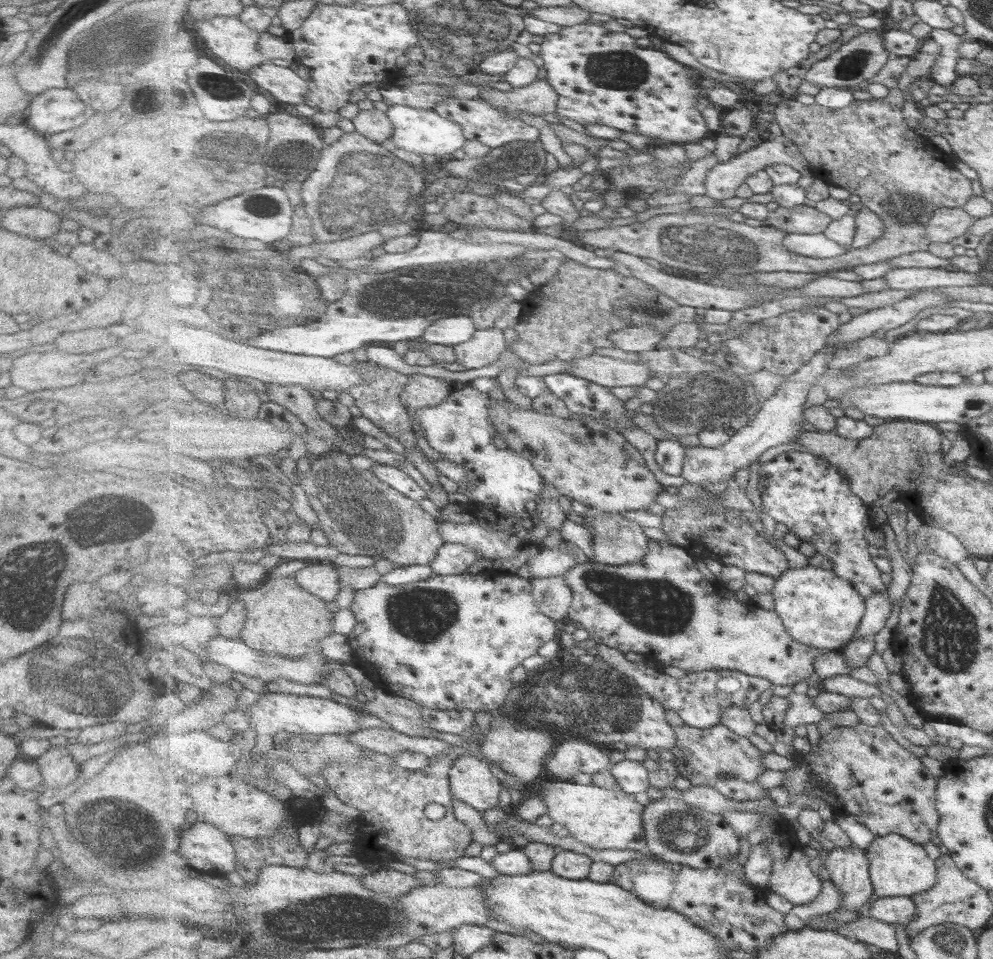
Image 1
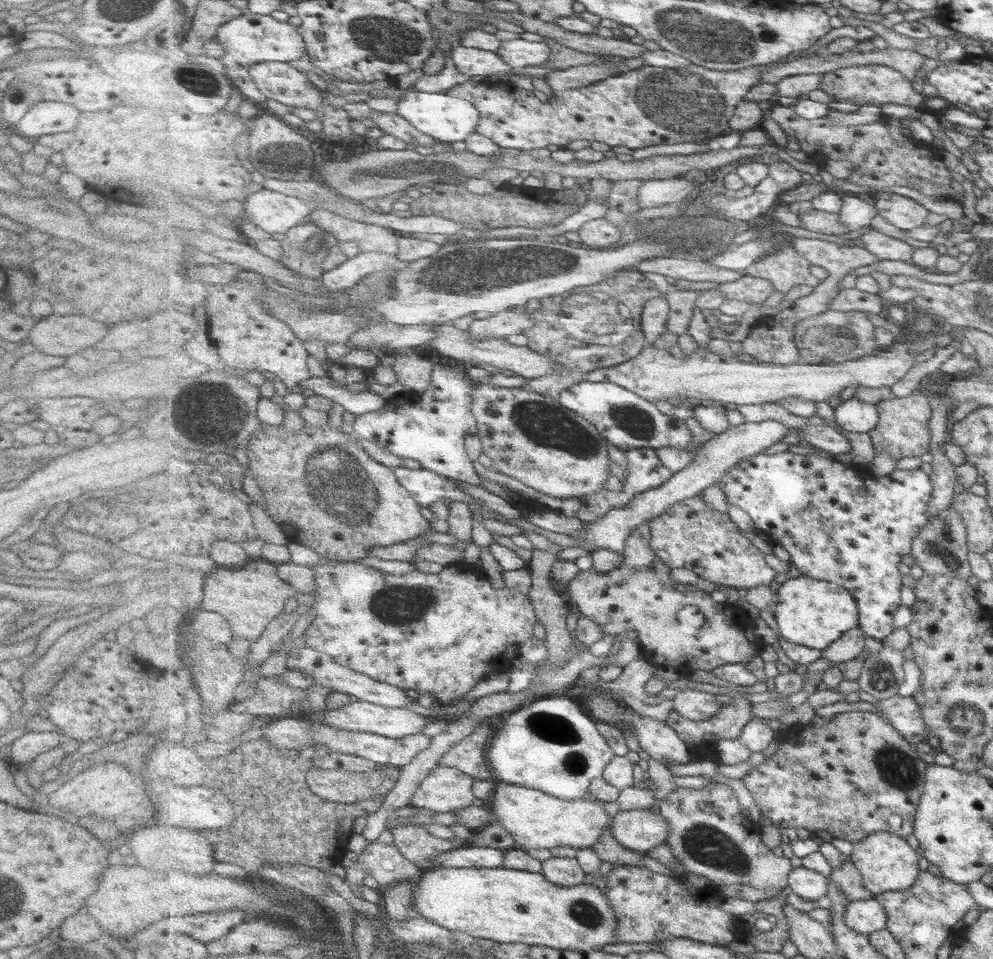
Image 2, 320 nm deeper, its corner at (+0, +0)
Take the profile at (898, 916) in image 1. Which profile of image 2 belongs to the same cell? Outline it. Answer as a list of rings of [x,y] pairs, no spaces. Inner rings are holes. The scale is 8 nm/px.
[[[877,899],[852,901],[846,910],[846,925],[858,934],[870,936],[888,927],[886,907]]]

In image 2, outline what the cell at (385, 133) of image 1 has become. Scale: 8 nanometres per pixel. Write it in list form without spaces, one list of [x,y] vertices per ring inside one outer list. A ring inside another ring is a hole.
[[[374,111],[372,119],[378,124],[378,128],[386,134],[397,136],[406,143],[413,143],[415,146],[422,147],[436,146],[440,142],[437,138],[422,132],[407,118],[404,118],[400,112],[385,113]]]

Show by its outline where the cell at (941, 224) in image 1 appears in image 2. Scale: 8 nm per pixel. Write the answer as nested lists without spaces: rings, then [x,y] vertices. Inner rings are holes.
[[[893,192],[877,193],[873,197],[879,214],[890,222],[892,231],[903,234],[926,226],[931,212],[920,202]]]

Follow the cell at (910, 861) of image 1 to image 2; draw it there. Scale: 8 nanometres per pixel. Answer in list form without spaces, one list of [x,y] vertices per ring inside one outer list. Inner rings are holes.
[[[877,832],[854,844],[852,859],[862,871],[865,885],[876,895],[886,891],[908,890],[921,877],[921,855],[905,837],[891,832]]]

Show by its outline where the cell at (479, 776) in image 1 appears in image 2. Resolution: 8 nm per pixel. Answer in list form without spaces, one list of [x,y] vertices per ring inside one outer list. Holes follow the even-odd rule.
[[[450,766],[436,767],[413,796],[411,805],[434,812],[454,812],[474,804],[474,777]]]

